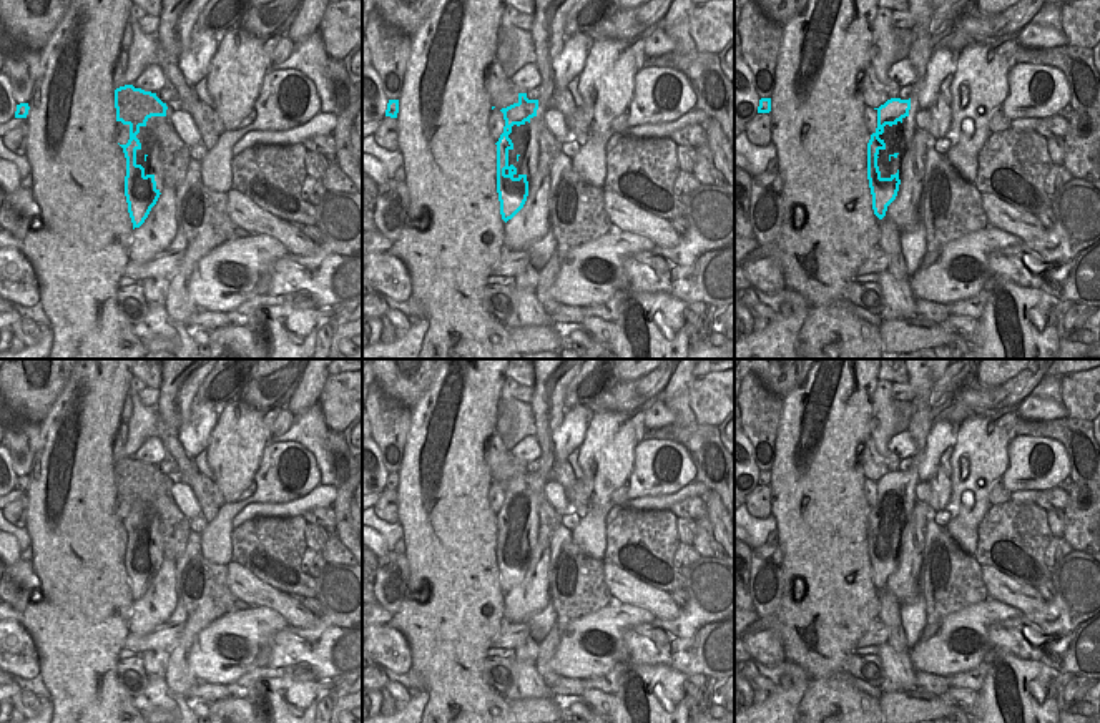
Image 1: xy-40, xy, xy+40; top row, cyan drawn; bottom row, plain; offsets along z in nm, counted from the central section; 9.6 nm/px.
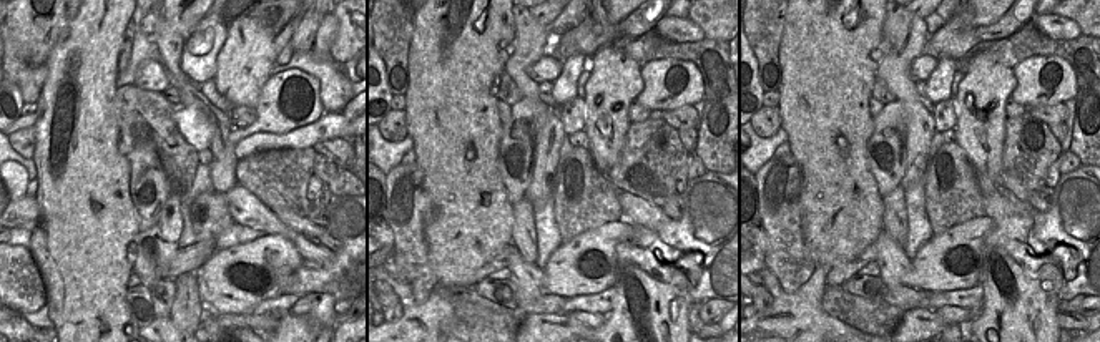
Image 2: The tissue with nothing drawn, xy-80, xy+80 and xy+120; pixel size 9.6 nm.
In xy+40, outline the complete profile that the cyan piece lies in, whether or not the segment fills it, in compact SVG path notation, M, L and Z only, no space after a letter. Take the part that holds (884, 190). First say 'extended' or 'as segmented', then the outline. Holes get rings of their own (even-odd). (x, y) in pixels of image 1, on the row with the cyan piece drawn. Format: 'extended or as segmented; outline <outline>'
as segmented; outline M891 98L879 108L874 108L877 111L877 128L871 135L871 140L867 143L867 180L869 188L872 194L872 209L874 214L882 219L886 216L887 206L896 199L899 191L899 170L896 175L891 175L889 178L882 178L879 166L877 166L877 155L881 150L886 150L884 140L879 136L884 133L884 126L897 125L906 116L909 116L911 110L911 98L901 100L901 98Z

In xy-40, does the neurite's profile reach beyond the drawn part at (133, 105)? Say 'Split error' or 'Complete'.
Complete.

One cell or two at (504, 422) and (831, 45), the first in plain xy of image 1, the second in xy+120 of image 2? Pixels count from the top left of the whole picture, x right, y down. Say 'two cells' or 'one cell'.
two cells

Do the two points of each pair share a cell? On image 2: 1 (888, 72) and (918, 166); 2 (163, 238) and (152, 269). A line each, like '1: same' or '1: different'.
1: same
2: same

